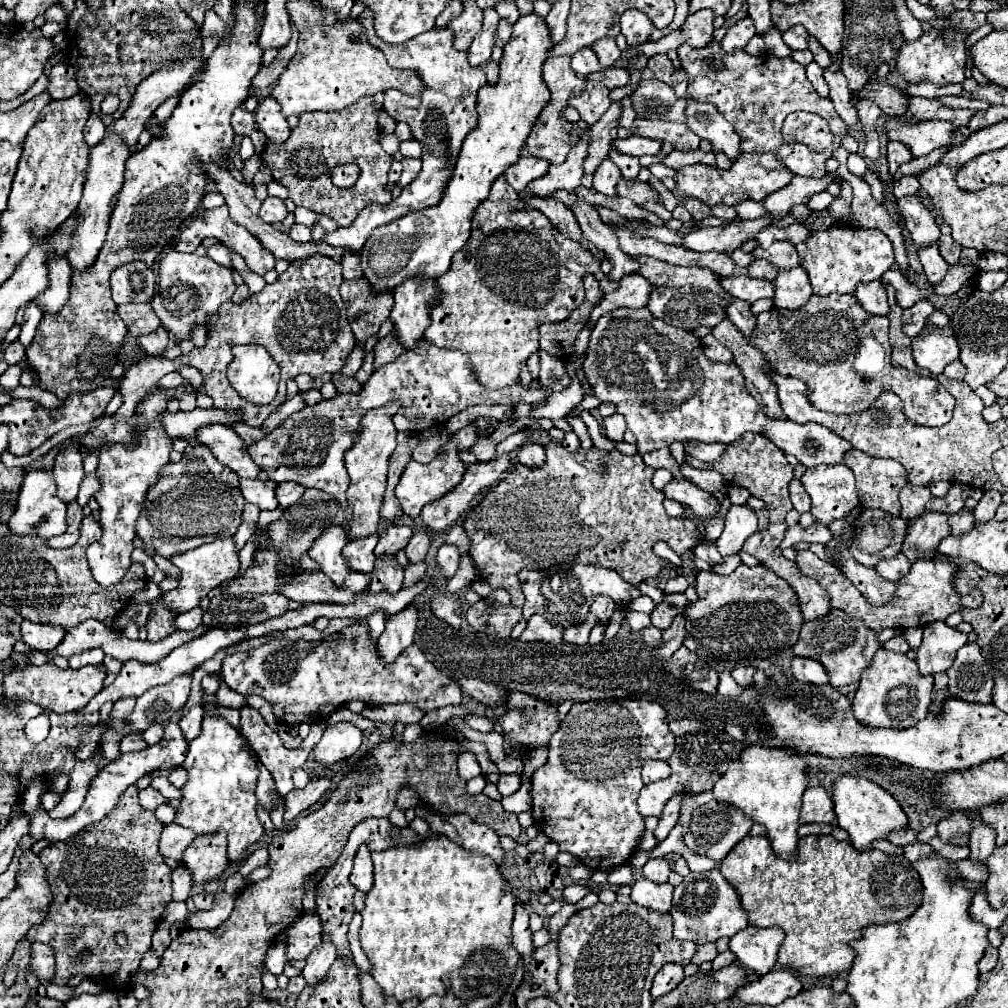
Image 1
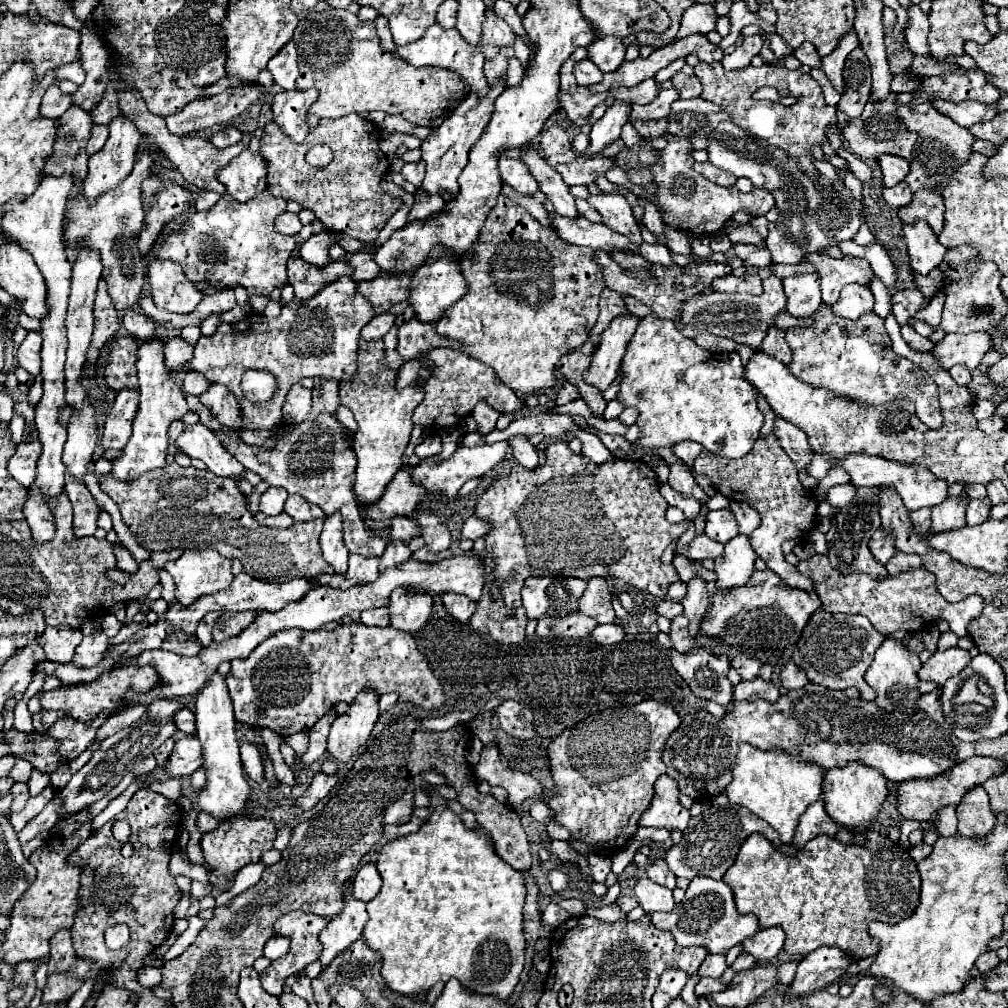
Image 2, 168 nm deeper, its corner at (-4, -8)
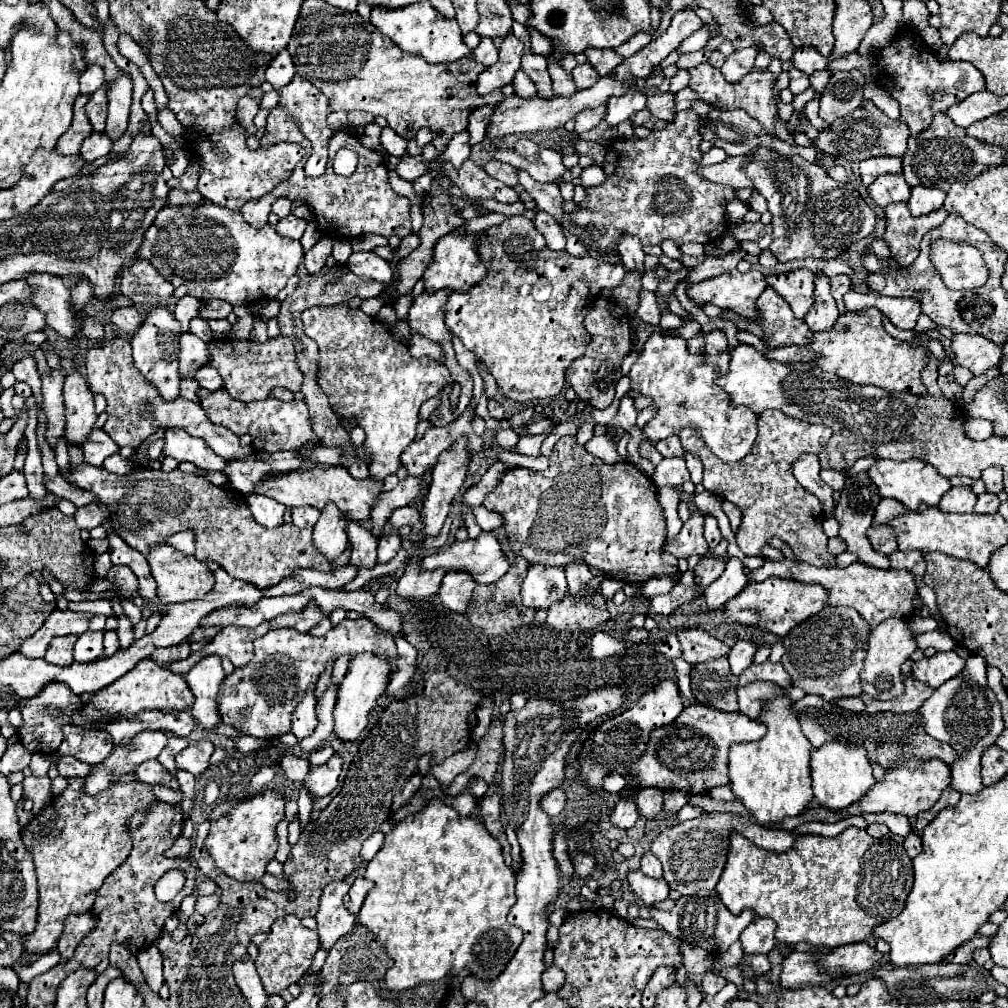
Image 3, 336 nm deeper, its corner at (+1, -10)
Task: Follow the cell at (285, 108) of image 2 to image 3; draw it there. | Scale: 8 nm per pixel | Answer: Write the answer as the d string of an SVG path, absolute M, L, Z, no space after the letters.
M294 77L288 87L280 89L280 101L278 109L286 111L300 127L306 125L306 139L316 147L316 153L326 153L326 145L334 133L334 129L328 129L326 117L328 117L328 99L316 89L310 81L304 81L304 77Z

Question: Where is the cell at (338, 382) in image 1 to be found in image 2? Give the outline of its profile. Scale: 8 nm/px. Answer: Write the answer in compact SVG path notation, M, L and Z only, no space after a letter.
M359 339L357 349L357 375L339 383L341 405L349 407L359 423L357 433L353 435L353 451L357 453L357 479L353 493L359 503L371 505L379 501L387 483L393 475L403 467L403 453L407 449L411 431L413 431L413 409L421 403L421 387L409 387L405 391L397 391L393 387L397 379L397 369L389 369L385 365L385 343Z

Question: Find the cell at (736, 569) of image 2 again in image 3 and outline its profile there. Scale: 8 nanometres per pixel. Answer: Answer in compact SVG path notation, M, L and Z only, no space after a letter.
M724 557L724 565L724 573L716 581L712 581L704 591L706 605L710 609L722 609L728 603L728 599L738 595L748 583L748 575L744 571L746 567L738 557Z

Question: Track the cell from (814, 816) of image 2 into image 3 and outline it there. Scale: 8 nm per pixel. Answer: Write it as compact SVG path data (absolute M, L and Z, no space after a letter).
M702 813L696 819L684 821L680 825L674 825L670 829L664 829L652 843L652 853L660 859L664 867L664 879L668 885L680 895L692 895L698 891L712 891L722 875L722 869L726 865L726 855L730 847L730 833L742 833L746 839L754 845L768 851L788 851L792 849L794 841L800 837L794 831L786 829L768 829L762 825L753 823L746 817L734 815L734 813Z

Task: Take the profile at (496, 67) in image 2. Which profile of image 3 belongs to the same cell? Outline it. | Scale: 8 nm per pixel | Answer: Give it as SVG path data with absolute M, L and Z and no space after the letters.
M482 39L480 45L474 49L474 59L484 67L492 67L498 61L498 49L492 39Z

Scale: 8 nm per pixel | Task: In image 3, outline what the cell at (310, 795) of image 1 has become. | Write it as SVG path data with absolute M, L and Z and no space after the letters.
M334 755L326 765L322 765L322 767L312 765L310 767L304 783L306 783L312 799L320 799L320 797L324 797L324 795L328 795L336 789L338 775L340 775L340 765L342 765L340 755Z

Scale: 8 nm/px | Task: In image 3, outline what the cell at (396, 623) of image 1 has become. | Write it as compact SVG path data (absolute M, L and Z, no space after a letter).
M410 559L404 575L398 579L396 595L400 599L424 601L428 597L434 597L440 589L440 581L442 581L444 573L440 573L440 569L434 569L432 573L428 573L428 571L420 573L420 569L416 569L416 561L418 559Z

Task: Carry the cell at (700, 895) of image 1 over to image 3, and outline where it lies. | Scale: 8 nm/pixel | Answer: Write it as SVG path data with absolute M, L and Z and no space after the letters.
M698 891L694 895L684 895L676 901L672 911L658 911L654 907L648 909L650 917L672 937L692 945L692 947L702 947L710 955L720 955L724 953L734 941L738 941L740 933L754 921L756 913L752 909L744 909L740 915L732 915L724 903L720 901L716 891Z

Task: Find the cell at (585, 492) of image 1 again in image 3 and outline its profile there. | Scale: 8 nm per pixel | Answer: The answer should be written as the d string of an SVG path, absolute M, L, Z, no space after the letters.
M562 437L554 445L548 471L540 473L514 467L504 473L502 481L482 505L504 519L506 537L514 555L524 557L530 565L568 567L574 561L582 561L612 579L632 585L640 585L652 577L678 575L678 567L666 565L660 559L666 539L666 517L662 505L658 503L652 479L628 461L620 461L616 465L602 463L584 447L576 445L574 437Z

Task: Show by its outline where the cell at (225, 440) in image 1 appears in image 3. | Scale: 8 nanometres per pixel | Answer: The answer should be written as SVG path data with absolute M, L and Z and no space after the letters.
M168 429L164 439L166 457L174 457L176 461L190 461L204 471L224 471L224 467L228 465L228 461L216 457L216 453L212 453L212 449L208 449L208 445L200 441L200 437L192 437L184 429Z

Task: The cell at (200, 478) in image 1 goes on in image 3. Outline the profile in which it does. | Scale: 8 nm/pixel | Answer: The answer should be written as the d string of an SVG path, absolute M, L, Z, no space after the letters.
M80 465L80 467L70 467L70 483L78 485L80 489L86 489L94 493L110 511L112 515L112 527L116 533L136 551L142 555L148 555L152 547L158 543L164 543L170 535L178 531L192 529L196 537L196 557L200 561L216 561L222 569L228 571L230 577L242 579L242 581L252 581L260 587L274 587L280 579L300 571L300 569L318 569L318 571L332 571L332 565L320 555L312 543L312 529L300 529L292 523L268 529L262 527L254 521L246 497L236 491L236 489L222 489L212 485L200 475L192 473L182 473L180 469L174 471L162 471L162 469L136 469L128 475L114 475L108 473L104 467L94 467L94 465Z

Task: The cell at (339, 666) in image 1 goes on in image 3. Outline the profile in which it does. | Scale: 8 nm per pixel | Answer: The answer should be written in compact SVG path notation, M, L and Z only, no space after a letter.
M344 619L324 637L304 635L296 629L274 629L254 641L254 657L248 665L234 669L220 685L220 715L226 725L236 727L244 735L260 739L278 739L290 731L290 719L296 705L304 699L310 685L318 681L330 659L340 655L356 657L358 653L374 653L388 659L390 677L398 671L398 653L394 637L378 629L372 621Z

